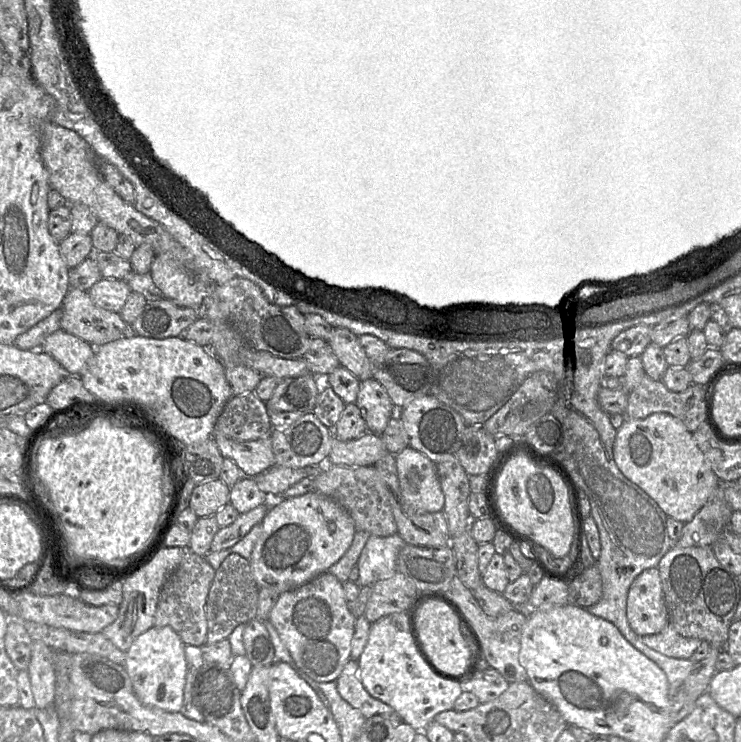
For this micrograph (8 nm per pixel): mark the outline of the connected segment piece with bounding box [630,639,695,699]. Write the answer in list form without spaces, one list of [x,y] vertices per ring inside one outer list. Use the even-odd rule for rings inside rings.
[[[632,639],[630,644],[655,662],[665,672],[668,680],[669,696],[671,699],[676,696],[685,679],[693,670],[695,661],[665,656],[645,645],[641,639],[638,642]]]

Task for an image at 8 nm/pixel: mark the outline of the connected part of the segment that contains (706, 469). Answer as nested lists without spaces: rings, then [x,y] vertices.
[[[664,412],[644,419],[626,418],[616,433],[614,460],[622,474],[654,499],[665,514],[684,524],[693,520],[720,482],[694,440],[693,433],[680,419]]]

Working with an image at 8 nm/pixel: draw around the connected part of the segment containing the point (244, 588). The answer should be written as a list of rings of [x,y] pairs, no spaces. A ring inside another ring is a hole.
[[[230,554],[216,570],[208,592],[206,644],[210,645],[227,639],[239,624],[257,618],[259,590],[252,575],[250,561],[239,554]]]

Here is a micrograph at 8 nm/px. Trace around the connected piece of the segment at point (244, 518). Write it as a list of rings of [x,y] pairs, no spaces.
[[[267,504],[260,505],[247,513],[240,514],[231,525],[220,528],[211,542],[210,552],[218,552],[235,545],[254,525],[262,522],[267,511]]]

